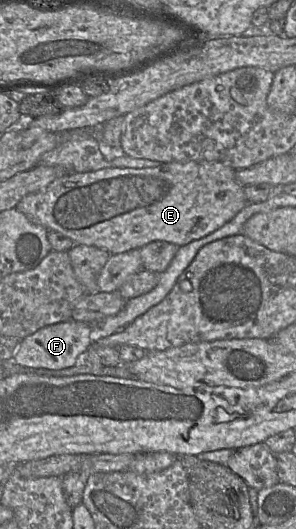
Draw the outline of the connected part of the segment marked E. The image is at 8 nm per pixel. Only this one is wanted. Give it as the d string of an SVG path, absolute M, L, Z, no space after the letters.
M172 161L148 168L107 167L88 172L69 172L51 182L45 189L24 196L16 208L25 214L32 222L44 226L47 230L55 230L69 237L74 244L95 246L112 254L119 254L139 249L152 241L166 241L183 246L191 241L201 239L230 221L243 207L247 205L242 186L235 178L236 170L219 161Z

